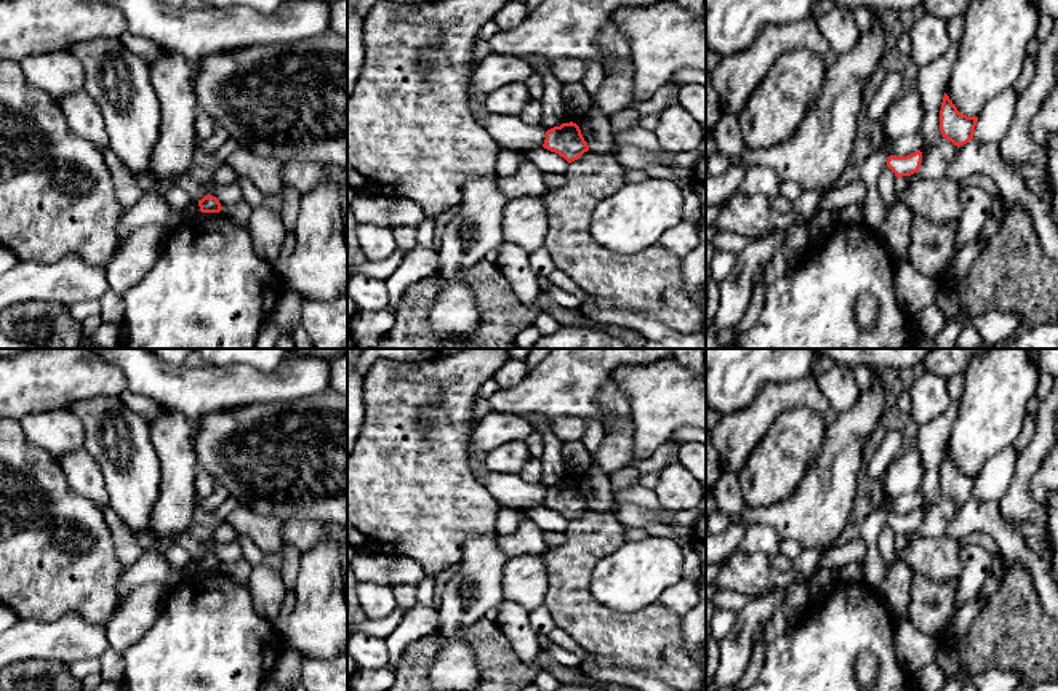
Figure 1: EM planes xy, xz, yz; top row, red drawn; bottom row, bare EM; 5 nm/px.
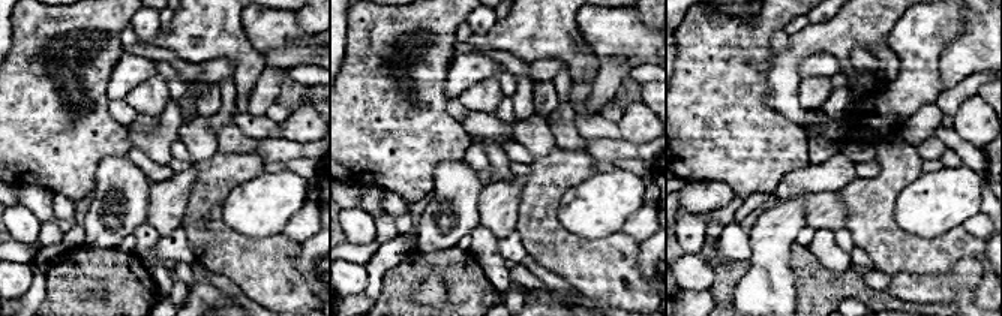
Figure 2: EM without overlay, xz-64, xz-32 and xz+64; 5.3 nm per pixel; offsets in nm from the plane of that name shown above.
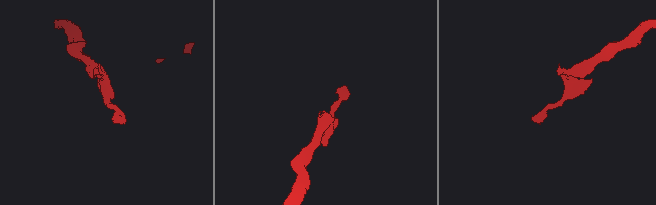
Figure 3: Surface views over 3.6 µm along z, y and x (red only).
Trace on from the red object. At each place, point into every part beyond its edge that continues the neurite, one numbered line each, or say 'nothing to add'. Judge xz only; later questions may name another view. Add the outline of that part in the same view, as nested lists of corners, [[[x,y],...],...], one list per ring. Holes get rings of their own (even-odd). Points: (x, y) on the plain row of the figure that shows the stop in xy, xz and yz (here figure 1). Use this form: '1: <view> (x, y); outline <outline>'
nothing to add

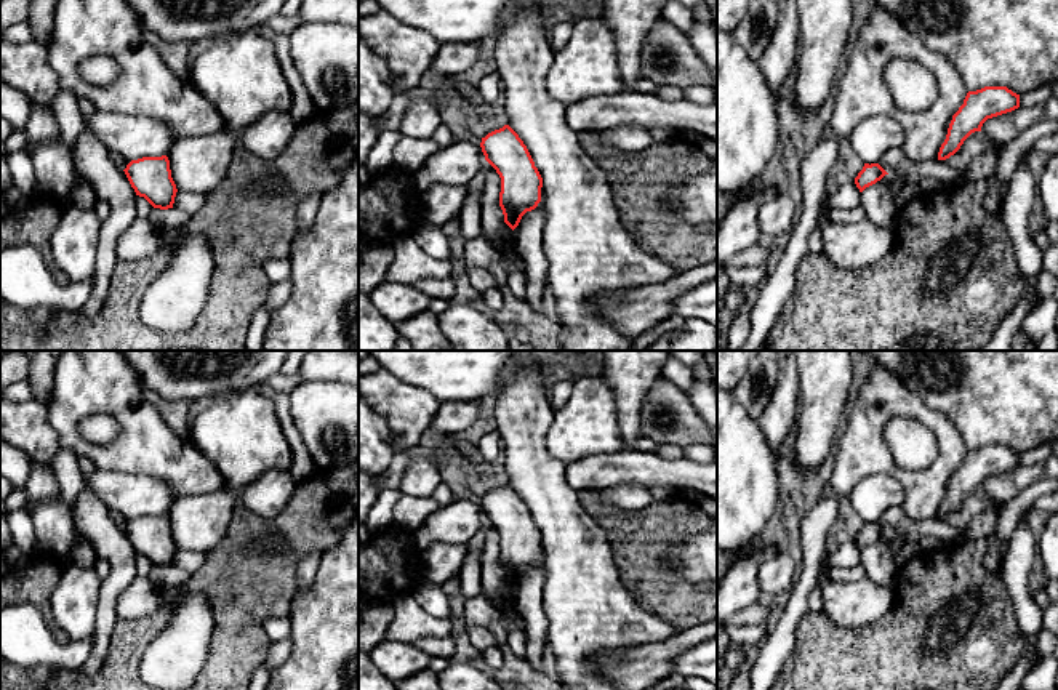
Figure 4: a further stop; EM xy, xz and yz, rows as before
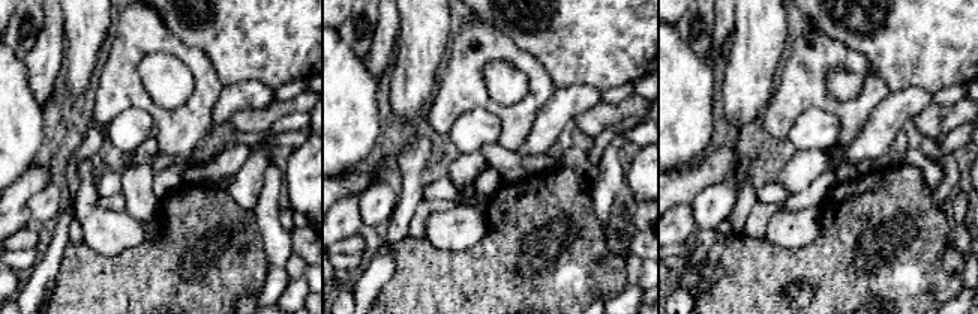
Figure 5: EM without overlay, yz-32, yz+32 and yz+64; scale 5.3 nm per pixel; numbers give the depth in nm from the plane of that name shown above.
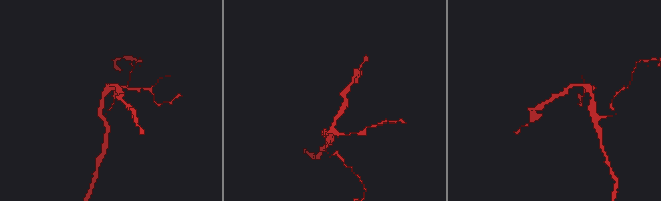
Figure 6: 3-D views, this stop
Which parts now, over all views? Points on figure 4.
nothing to add

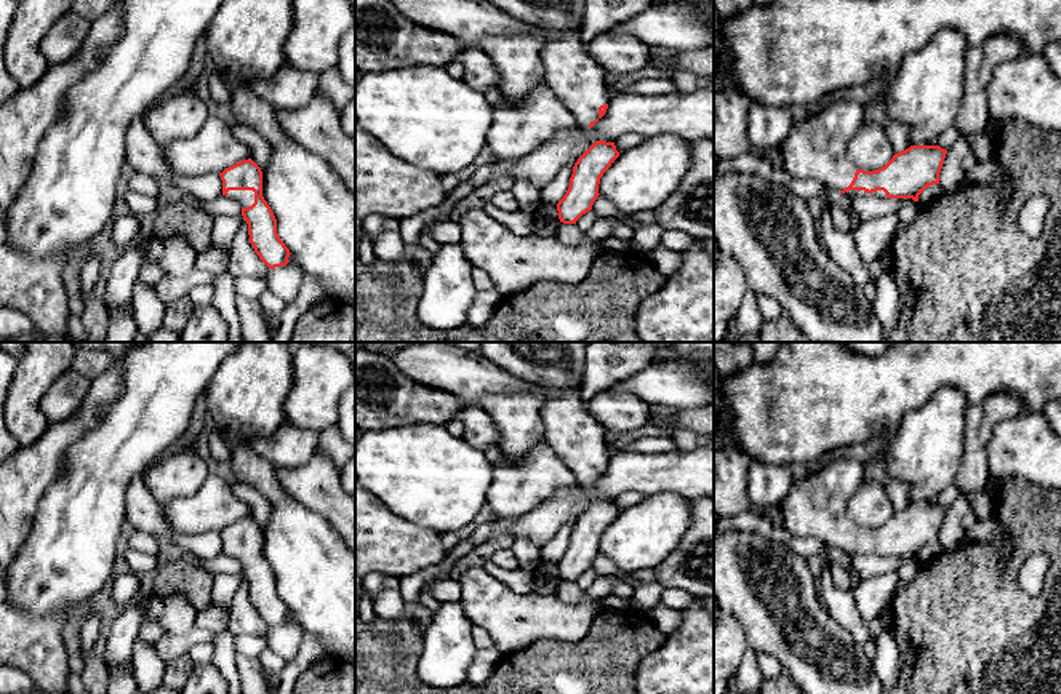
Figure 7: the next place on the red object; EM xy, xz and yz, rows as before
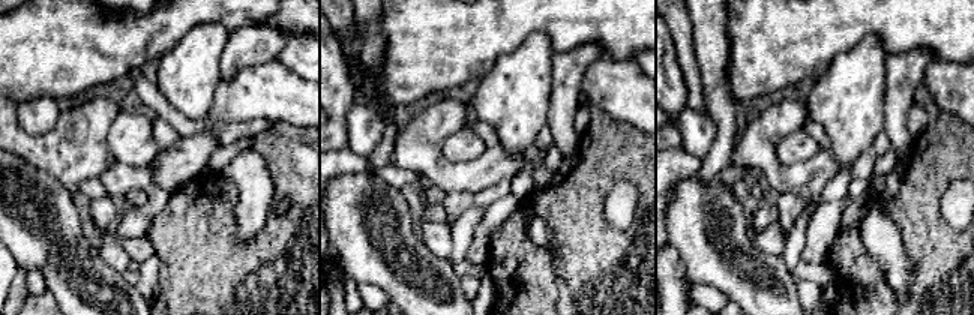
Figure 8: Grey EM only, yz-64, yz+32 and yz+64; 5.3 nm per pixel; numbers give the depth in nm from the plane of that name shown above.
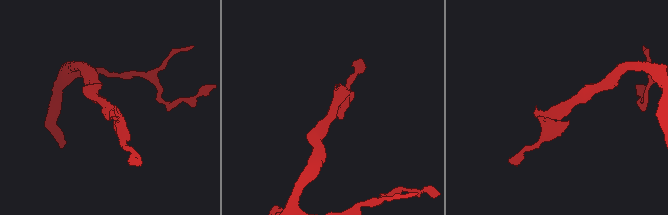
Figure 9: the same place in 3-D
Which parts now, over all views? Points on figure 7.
1: yz (852, 552); outline [[[847,548],[843,553],[847,553],[850,558],[858,556],[858,555],[866,555],[866,553],[887,556],[887,552],[883,548],[877,548],[877,550],[872,550],[872,552],[867,552],[864,548]]]

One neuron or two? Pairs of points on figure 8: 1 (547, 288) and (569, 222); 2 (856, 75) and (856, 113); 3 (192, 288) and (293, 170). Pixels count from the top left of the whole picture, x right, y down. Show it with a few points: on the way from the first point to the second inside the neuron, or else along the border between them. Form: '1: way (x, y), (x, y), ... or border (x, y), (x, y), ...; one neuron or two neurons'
1: way (568, 287), (569, 243); one neuron
2: way (856, 84), (856, 104); one neuron
3: way (230, 278), (237, 278), (297, 218), (297, 207); one neuron

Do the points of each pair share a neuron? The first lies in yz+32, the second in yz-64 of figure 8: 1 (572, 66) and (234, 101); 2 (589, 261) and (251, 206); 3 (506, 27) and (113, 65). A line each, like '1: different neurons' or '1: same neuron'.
1: different neurons
2: different neurons
3: same neuron

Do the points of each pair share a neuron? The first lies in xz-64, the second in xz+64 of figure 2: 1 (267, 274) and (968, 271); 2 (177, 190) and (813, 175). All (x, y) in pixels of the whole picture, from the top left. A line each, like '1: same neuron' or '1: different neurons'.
1: different neurons
2: different neurons

